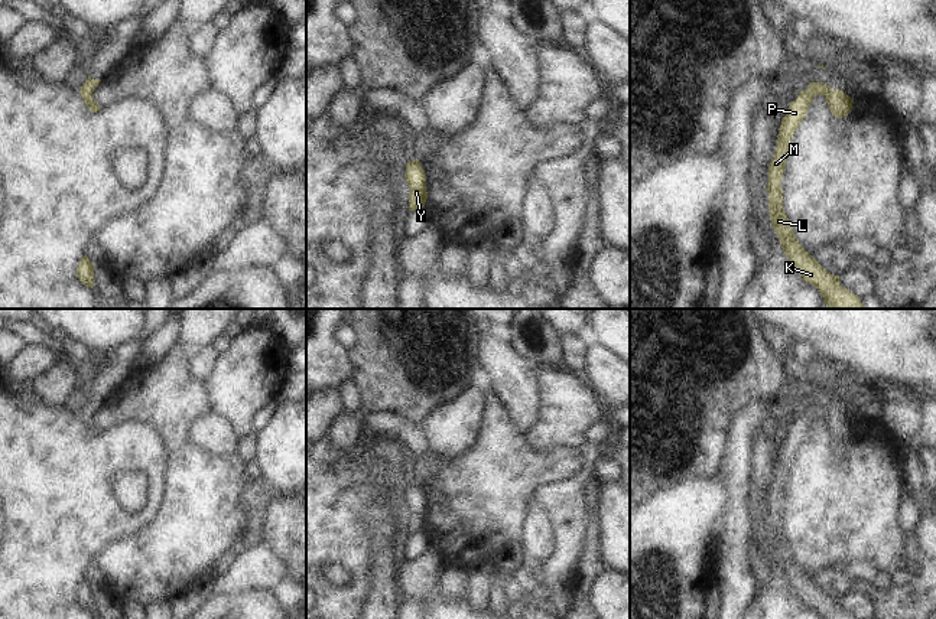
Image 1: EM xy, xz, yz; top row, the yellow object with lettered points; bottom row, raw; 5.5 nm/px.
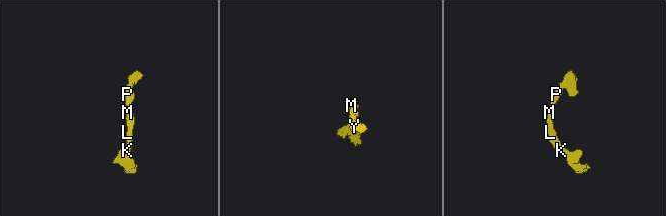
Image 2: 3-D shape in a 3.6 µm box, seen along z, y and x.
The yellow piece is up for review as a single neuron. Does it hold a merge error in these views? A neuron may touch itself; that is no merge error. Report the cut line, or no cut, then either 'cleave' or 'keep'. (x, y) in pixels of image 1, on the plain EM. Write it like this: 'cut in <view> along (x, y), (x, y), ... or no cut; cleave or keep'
no cut; keep

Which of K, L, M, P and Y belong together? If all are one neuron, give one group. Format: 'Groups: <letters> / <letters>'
Groups: K L M P Y

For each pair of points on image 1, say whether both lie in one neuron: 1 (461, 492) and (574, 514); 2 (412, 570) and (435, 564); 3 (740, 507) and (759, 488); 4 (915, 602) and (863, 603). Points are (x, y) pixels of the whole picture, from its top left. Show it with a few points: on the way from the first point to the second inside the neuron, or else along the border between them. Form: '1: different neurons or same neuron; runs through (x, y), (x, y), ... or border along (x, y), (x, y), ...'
1: different neurons; border along (561, 481), (540, 486), (530, 499)
2: same neuron; runs through (418, 570), (425, 570), (429, 566)
3: different neurons; border along (750, 465), (748, 521), (751, 527)
4: different neurons; border along (852, 590), (864, 593), (873, 603)

